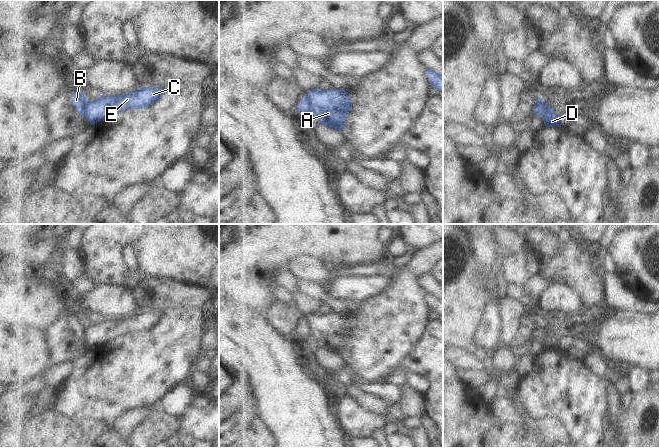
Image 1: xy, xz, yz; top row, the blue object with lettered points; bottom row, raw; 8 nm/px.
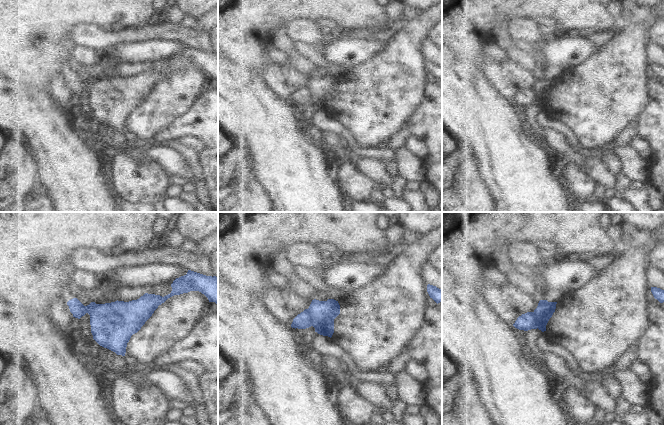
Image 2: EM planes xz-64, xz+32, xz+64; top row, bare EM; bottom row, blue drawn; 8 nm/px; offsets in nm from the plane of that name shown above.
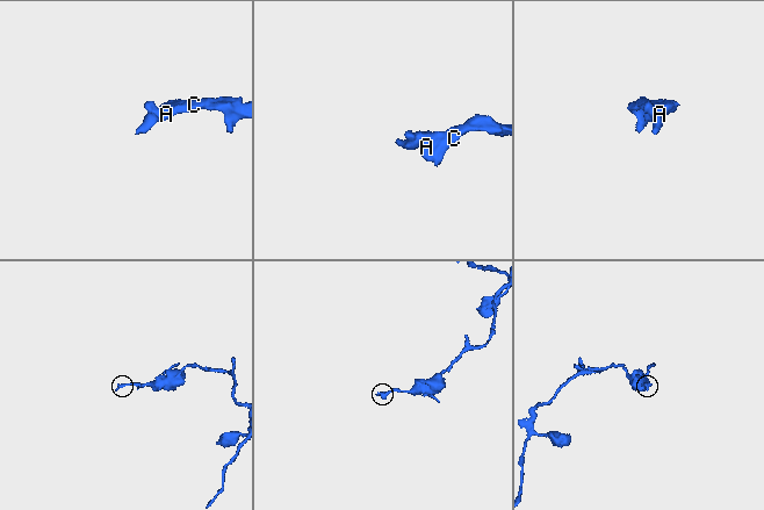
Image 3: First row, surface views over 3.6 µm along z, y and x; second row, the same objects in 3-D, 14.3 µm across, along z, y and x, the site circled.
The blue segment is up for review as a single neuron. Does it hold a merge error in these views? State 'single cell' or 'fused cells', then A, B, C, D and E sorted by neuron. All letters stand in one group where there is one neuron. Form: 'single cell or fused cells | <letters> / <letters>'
fused cells | A C E / B D

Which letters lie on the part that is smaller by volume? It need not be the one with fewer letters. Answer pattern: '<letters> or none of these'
B, D.

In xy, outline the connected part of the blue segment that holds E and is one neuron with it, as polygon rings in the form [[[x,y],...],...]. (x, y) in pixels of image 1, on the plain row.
[[[145,310],[121,319],[106,320],[102,318],[99,322],[87,327],[87,343],[92,349],[127,333],[149,331],[160,324],[161,321],[161,311]]]

